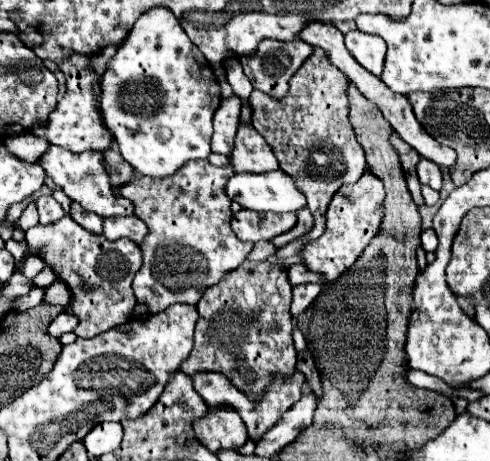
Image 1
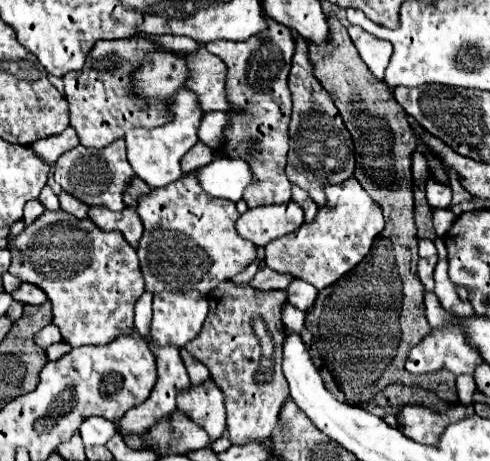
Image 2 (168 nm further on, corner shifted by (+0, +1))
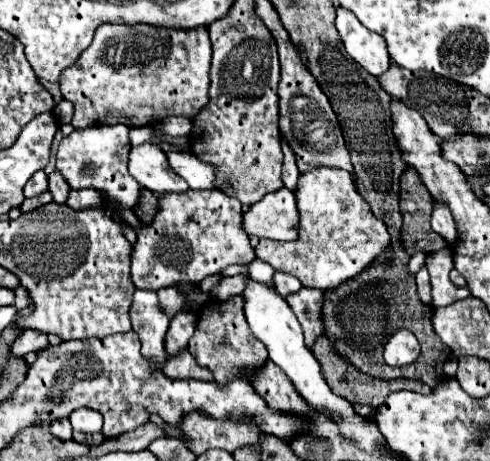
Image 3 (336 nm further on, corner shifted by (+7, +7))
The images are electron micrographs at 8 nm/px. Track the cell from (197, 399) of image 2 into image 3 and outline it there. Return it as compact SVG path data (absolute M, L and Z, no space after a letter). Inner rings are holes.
M185 349L183 353L169 357L169 361L163 367L163 373L169 379L197 379L197 381L213 381L213 373L205 367L199 367L195 359Z

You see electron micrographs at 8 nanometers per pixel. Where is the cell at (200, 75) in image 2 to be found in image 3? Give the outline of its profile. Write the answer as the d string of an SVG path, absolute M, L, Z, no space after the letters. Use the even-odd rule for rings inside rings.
M101 25L95 31L93 43L81 53L77 63L67 67L61 77L61 93L75 105L71 125L75 129L89 129L93 125L123 123L127 127L145 127L165 117L187 117L193 119L209 103L209 67L211 67L211 45L209 31L205 27L193 31L175 31L151 25Z

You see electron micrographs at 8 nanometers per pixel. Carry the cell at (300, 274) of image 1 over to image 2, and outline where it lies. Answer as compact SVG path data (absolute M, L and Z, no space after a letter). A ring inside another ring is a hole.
M264 267L256 273L256 277L250 281L250 285L260 291L272 291L272 289L286 289L290 281L292 281L292 275L280 275L276 271L272 271L270 267Z

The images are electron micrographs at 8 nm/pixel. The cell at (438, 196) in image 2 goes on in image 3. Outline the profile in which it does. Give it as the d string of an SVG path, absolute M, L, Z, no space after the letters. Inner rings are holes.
M435 201L433 213L431 213L431 227L433 227L433 231L439 233L447 243L457 241L457 231L455 231L453 215L449 213L447 205L441 205L441 203Z

